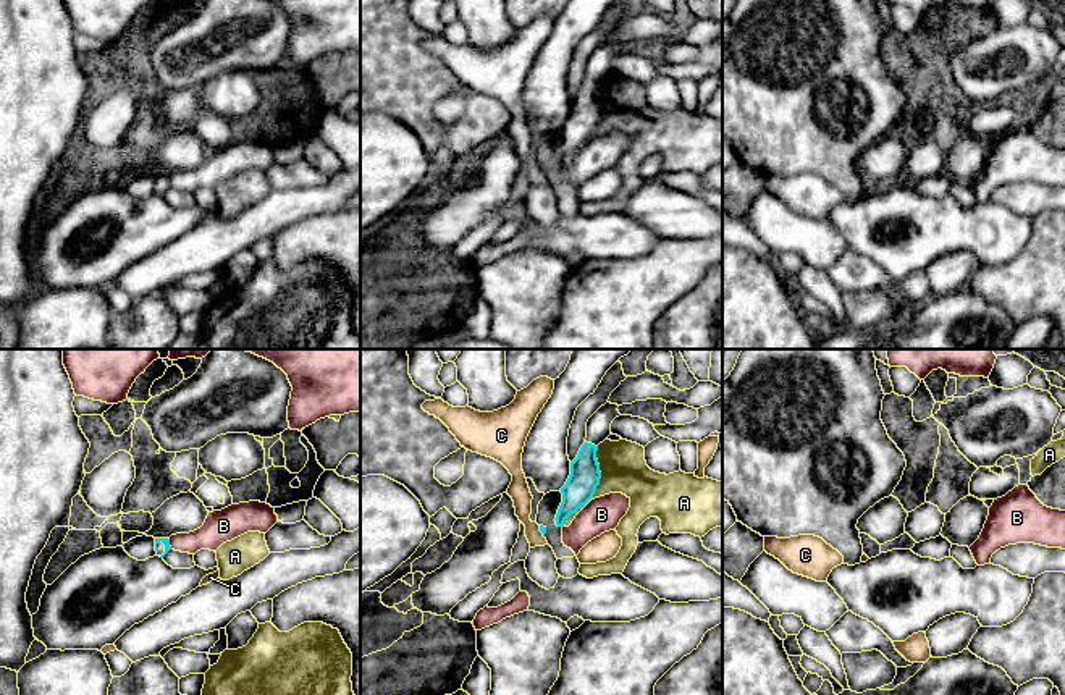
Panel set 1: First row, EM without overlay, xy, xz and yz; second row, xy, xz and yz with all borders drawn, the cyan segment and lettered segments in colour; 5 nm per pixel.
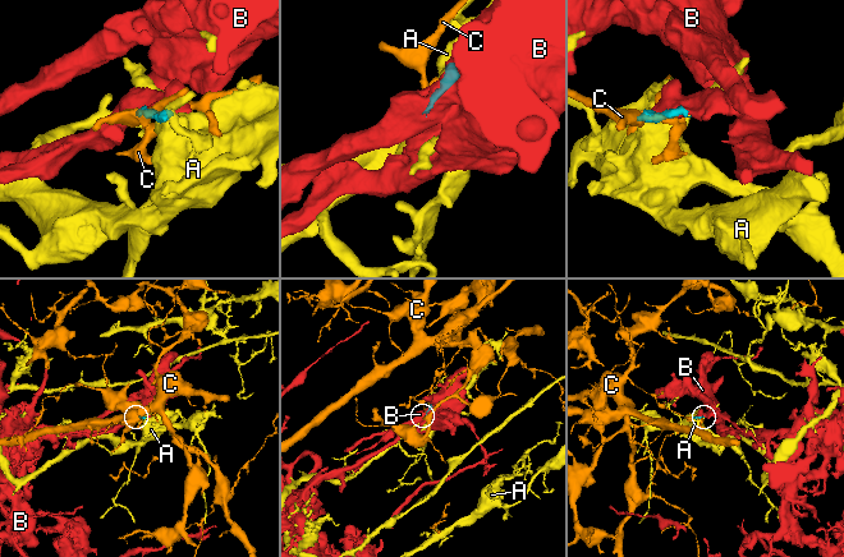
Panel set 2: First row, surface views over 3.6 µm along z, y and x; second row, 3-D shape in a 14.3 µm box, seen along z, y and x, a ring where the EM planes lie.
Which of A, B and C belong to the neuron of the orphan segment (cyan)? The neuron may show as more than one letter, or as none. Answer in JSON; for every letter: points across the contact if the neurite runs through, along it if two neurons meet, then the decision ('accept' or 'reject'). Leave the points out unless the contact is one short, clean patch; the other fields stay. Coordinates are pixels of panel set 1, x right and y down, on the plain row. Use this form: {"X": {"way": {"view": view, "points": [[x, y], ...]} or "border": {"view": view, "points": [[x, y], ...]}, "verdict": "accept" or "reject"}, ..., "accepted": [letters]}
{"A": {"border": {"view": "xz", "points": [[598, 84], [600, 122], [595, 131], [563, 162]]}, "verdict": "reject"}, "B": {"verdict": "reject"}, "C": {"border": {"view": "xz", "points": [[538, 164], [543, 175]]}, "verdict": "reject"}, "accepted": []}

